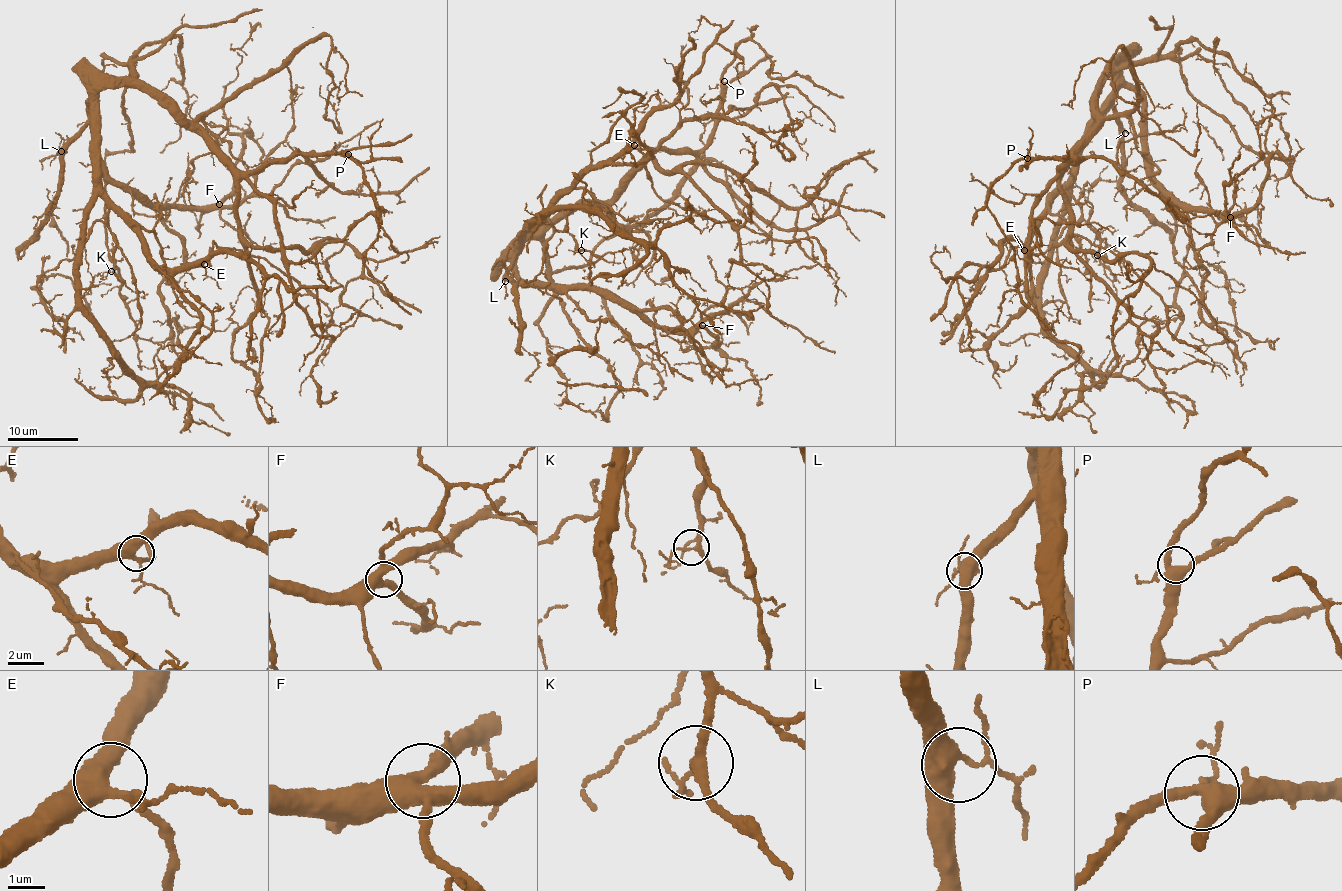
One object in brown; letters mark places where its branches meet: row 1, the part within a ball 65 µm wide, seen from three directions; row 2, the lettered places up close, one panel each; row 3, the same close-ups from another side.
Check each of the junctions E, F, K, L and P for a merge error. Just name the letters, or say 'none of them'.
none of them

